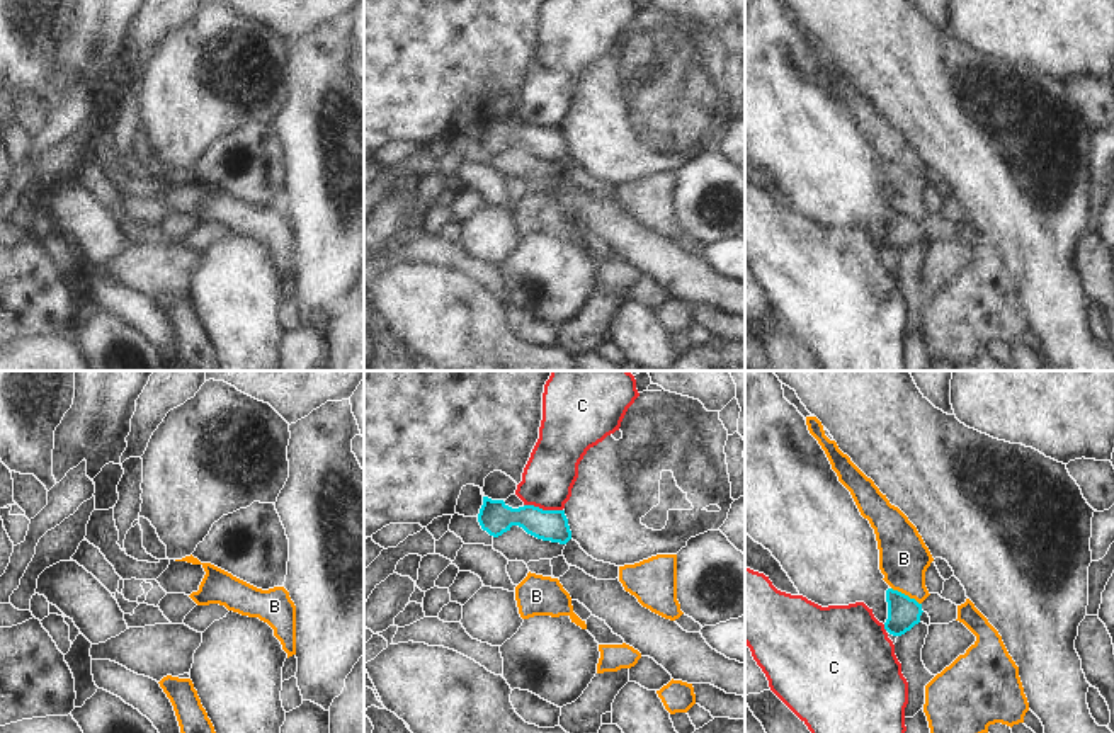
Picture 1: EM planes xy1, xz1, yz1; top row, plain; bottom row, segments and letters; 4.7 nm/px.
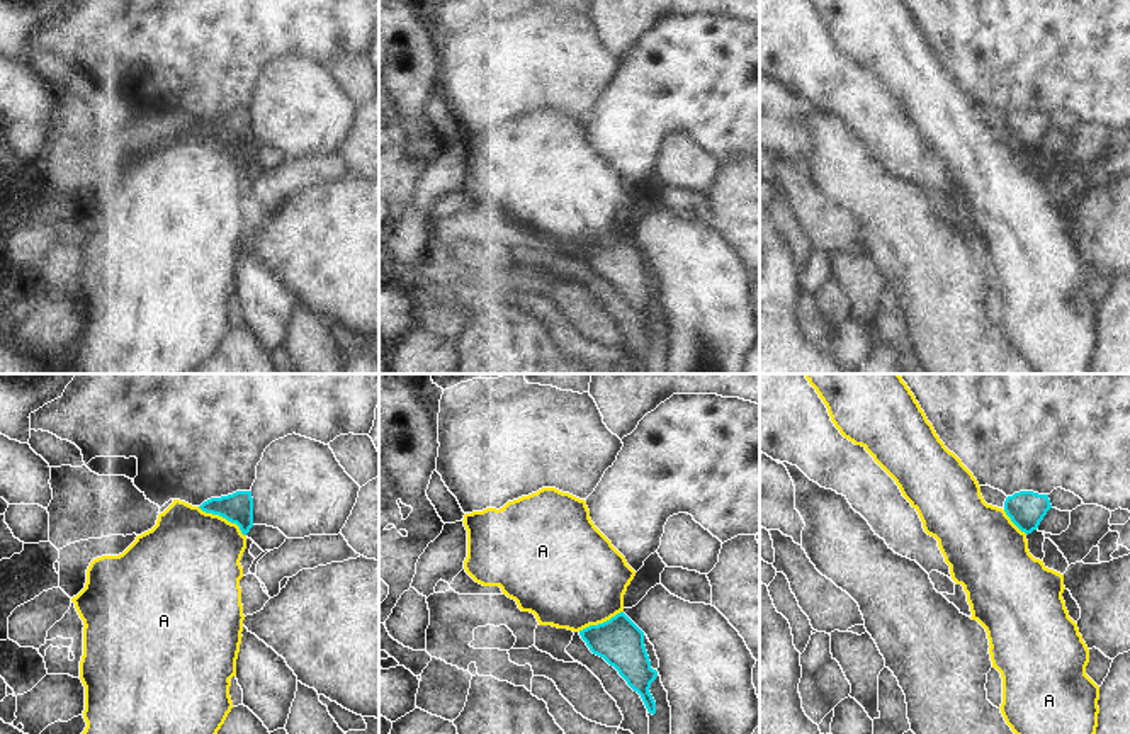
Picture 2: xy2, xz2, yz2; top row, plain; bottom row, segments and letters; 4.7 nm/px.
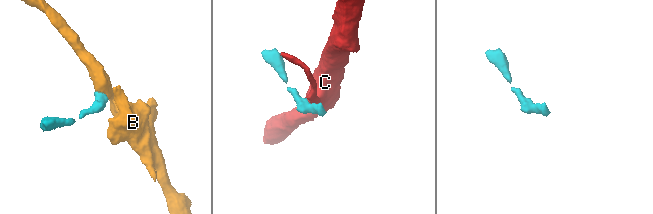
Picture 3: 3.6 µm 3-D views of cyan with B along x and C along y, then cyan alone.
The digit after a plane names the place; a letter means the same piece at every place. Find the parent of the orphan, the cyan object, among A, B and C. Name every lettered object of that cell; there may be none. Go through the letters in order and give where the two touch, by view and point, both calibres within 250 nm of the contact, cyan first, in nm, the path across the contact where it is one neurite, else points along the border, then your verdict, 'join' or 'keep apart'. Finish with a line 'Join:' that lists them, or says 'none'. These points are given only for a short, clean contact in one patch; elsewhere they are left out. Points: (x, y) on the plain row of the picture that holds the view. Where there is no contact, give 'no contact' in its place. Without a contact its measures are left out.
A: meets cyan in xy2 at (223, 136); 140 nm thick on the cyan side, 460 nm on the other; border along xy2 (197, 126), (233, 141), (245, 155); keep apart
B: meets cyan in yz1 at (907, 215); 160 nm thick on the cyan side, 240 nm on the other; border along yz1 (892, 206), (920, 223); keep apart
C: meets cyan in xz1 at (541, 128); 160 nm thick on the cyan side, 240 nm on the other; border along xz1 (524, 123), (562, 130); keep apart
Join: none

